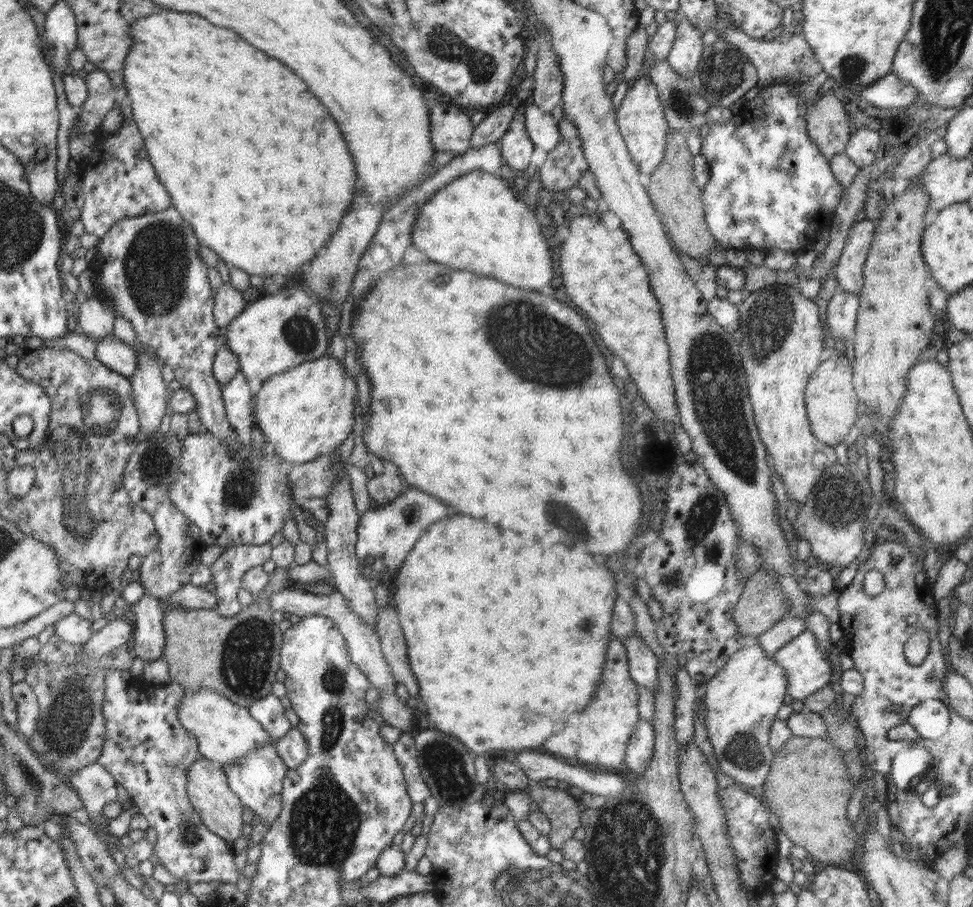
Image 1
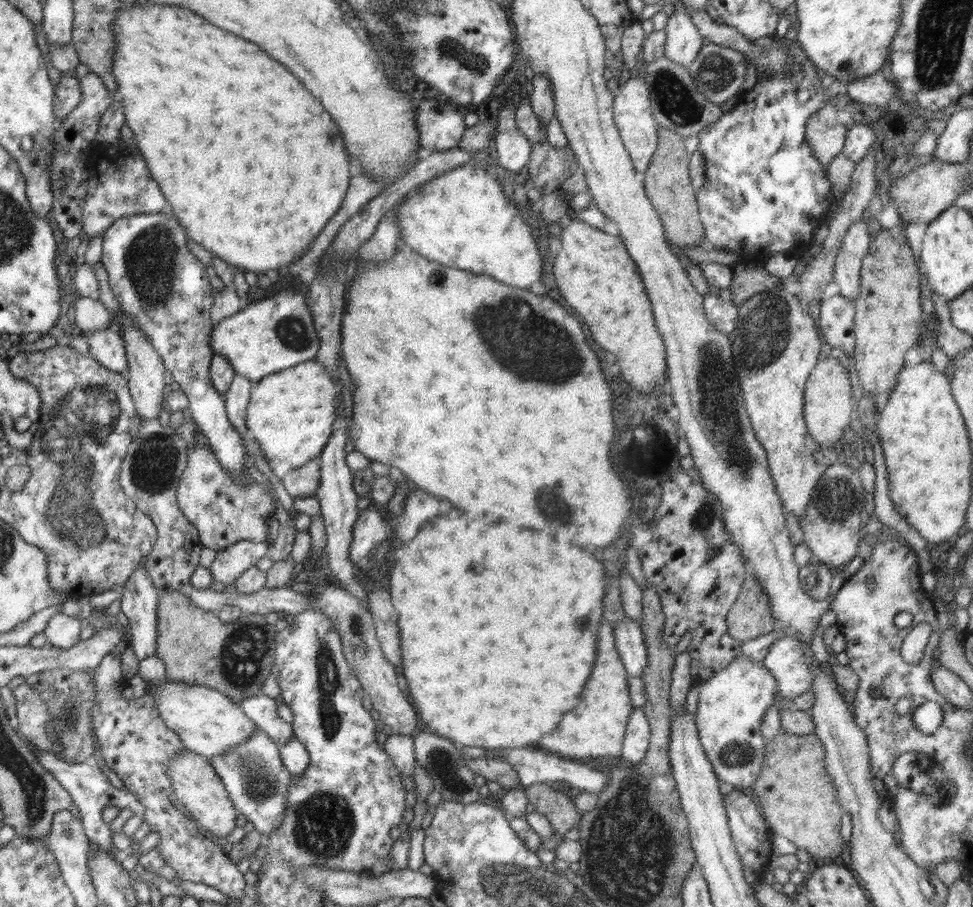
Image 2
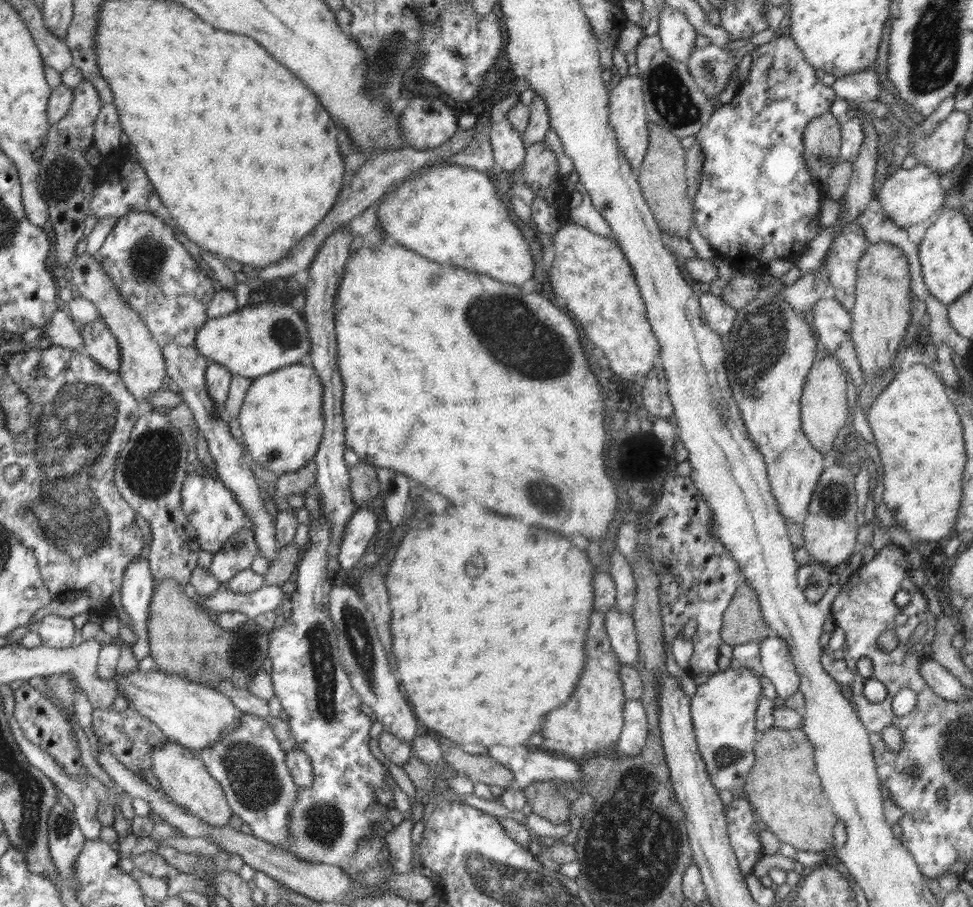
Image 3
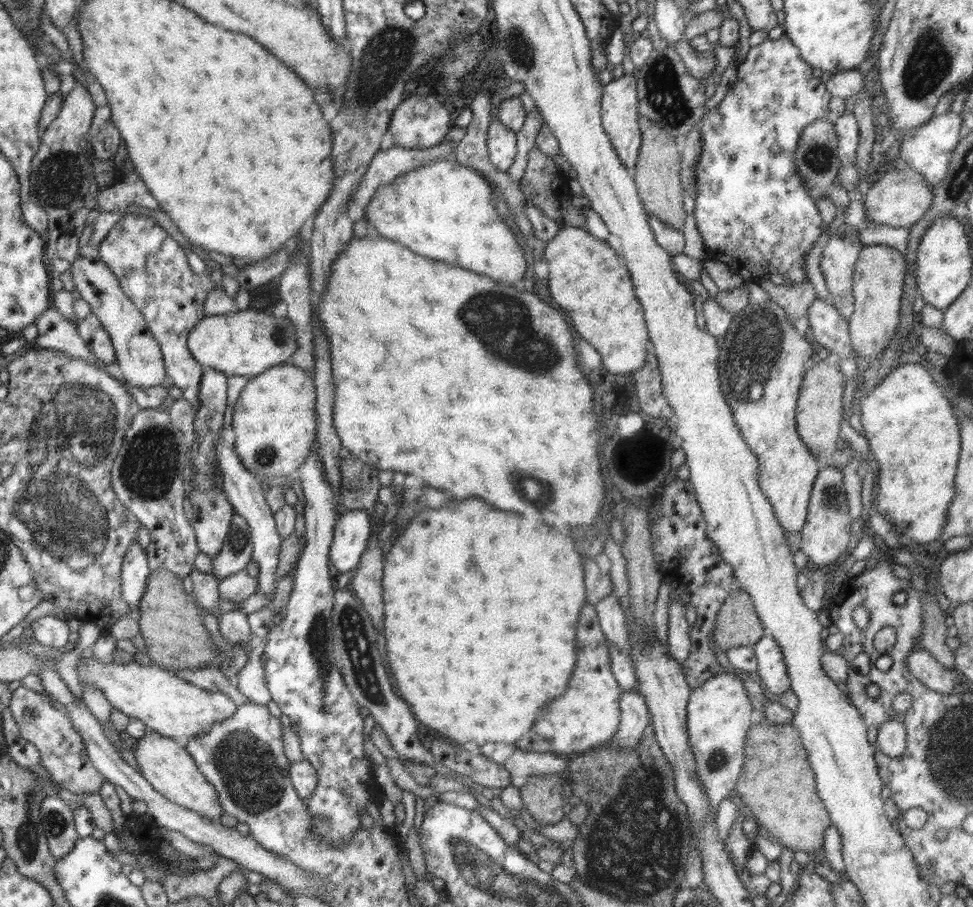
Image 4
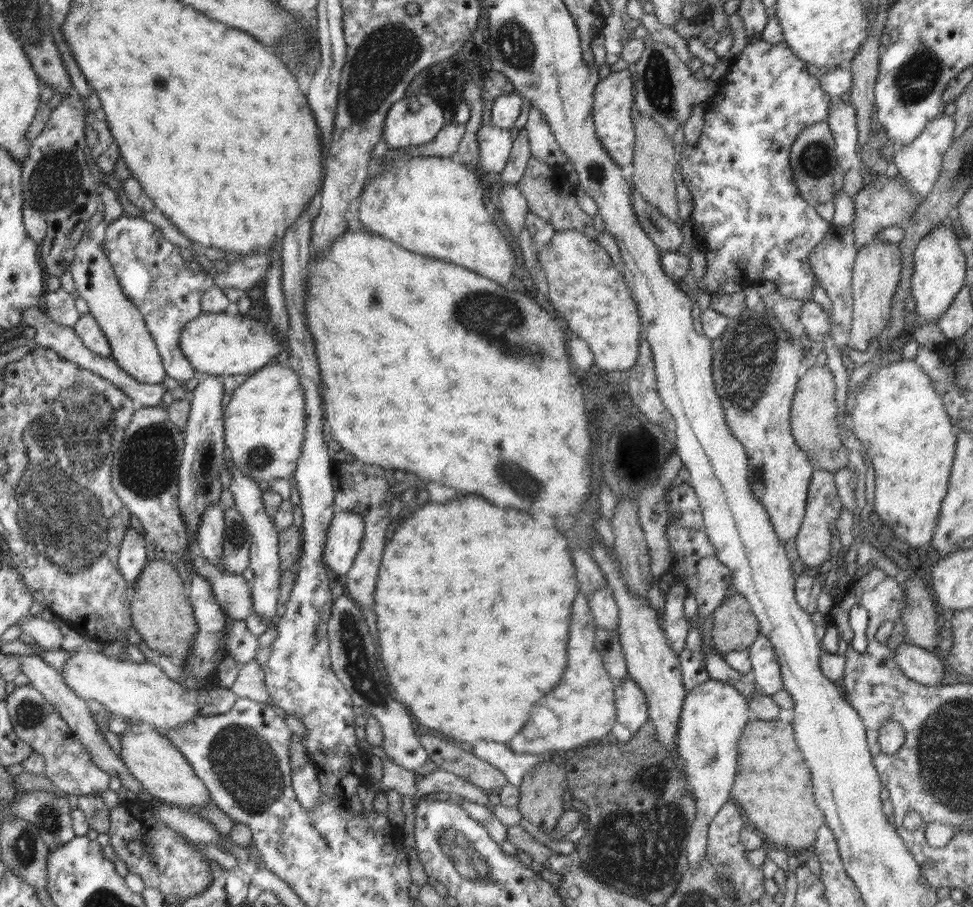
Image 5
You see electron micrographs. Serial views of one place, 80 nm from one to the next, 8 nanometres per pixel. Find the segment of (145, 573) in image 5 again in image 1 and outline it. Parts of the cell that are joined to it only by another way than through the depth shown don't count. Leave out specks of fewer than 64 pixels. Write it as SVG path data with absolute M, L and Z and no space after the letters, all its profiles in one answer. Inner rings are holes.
M274 569L269 574L268 585L255 595L258 599L230 618L212 609L170 607L163 611L163 658L172 681L190 692L213 690L246 708L270 695L280 668L283 632L279 624L272 621L269 598L285 588L287 572L289 569Z

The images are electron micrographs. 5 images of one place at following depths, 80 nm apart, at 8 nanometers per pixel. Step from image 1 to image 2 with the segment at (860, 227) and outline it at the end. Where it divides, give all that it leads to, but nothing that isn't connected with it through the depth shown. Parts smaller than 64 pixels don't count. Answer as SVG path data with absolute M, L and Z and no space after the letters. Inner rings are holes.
M863 220L852 223L844 235L833 266L833 282L840 287L840 295L856 300L860 292L861 262L868 252L873 235Z

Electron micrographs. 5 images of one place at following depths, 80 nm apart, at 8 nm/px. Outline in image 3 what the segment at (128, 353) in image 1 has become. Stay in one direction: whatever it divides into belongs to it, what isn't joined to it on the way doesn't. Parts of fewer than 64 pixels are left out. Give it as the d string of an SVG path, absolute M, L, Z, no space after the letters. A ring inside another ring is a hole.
M102 320L79 326L84 342L84 353L100 366L112 372L119 372L121 366L120 345L110 328Z

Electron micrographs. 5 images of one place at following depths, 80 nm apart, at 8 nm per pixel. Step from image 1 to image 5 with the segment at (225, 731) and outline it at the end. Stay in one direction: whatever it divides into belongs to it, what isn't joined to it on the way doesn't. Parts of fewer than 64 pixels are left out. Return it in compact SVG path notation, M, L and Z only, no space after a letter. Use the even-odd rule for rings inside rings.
M83 648L69 658L61 671L61 678L82 700L95 700L110 713L136 718L144 725L154 725L160 732L171 731L191 721L196 715L216 716L227 713L237 696L228 687L210 690L183 688L170 679L160 667L149 661L135 663L126 658L96 653Z

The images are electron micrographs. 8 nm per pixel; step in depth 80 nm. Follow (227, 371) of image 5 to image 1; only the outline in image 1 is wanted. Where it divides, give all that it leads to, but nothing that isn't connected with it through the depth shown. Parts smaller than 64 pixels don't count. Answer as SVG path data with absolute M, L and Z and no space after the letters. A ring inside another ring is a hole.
M302 286L283 287L278 294L267 294L255 301L254 306L246 306L244 314L236 316L232 324L224 328L222 338L228 349L237 356L239 372L246 378L253 395L272 376L324 356L330 345L321 307Z

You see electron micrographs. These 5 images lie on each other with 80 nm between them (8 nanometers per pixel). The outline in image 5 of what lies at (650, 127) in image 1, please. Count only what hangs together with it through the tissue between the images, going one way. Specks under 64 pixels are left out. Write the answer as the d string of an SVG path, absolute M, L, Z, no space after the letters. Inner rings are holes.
M632 68L618 72L611 71L606 78L599 79L593 96L592 114L596 134L610 158L620 167L633 161L636 138L631 115L632 108L635 107L633 84L634 73Z

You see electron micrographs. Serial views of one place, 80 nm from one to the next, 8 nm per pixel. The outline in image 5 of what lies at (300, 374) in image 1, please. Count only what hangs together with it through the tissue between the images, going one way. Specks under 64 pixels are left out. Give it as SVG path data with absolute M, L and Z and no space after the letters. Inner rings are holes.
M287 365L266 366L252 373L246 382L240 384L231 394L228 406L223 410L224 445L234 466L256 482L271 479L287 479L293 476L296 463L304 444L306 428L305 396L298 375Z

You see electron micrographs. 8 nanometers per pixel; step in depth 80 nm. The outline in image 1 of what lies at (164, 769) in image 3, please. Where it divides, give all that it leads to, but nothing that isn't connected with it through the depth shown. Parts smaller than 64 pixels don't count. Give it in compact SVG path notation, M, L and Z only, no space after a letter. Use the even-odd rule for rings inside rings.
M200 757L193 760L193 763L185 770L185 778L187 778L188 801L194 807L194 811L200 814L208 830L226 842L243 838L242 829L245 824L242 816L244 807L242 807L242 801L228 787L227 776L224 774L221 764Z

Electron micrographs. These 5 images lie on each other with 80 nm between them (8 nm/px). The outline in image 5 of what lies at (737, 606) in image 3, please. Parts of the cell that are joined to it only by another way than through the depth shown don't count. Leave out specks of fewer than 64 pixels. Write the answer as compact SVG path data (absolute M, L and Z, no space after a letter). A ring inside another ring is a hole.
M740 593L726 596L713 615L712 642L722 656L734 650L747 650L760 635L750 603Z

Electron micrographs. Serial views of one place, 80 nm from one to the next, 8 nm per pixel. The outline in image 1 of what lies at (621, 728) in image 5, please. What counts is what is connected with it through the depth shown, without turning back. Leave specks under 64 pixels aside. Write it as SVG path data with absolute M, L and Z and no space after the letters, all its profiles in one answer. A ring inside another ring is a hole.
M642 718L638 719L626 743L625 766L636 775L643 775L647 762L652 756L655 732L652 725Z

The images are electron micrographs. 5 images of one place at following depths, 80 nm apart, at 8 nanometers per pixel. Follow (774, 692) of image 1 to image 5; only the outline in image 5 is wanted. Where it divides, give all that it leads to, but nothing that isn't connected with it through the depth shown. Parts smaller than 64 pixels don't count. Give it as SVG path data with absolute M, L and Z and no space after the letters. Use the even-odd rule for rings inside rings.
M709 678L706 682L696 685L684 697L680 722L677 724L677 754L685 762L685 778L692 789L692 796L695 799L696 813L695 820L690 828L690 835L687 844L688 868L694 872L700 868L702 860L706 858L708 830L710 822L724 804L727 804L731 797L734 779L736 778L736 767L738 760L737 744L746 723L750 720L748 716L749 706L747 699L741 692L738 692L731 684L720 682Z

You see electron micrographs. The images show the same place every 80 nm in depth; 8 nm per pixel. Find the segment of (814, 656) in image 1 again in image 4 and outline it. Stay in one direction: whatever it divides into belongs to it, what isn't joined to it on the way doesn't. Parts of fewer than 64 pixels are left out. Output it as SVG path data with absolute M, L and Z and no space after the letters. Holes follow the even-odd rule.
M764 634L752 646L757 662L757 673L766 684L766 693L775 696L786 692L790 688L790 680L781 648L774 637Z

